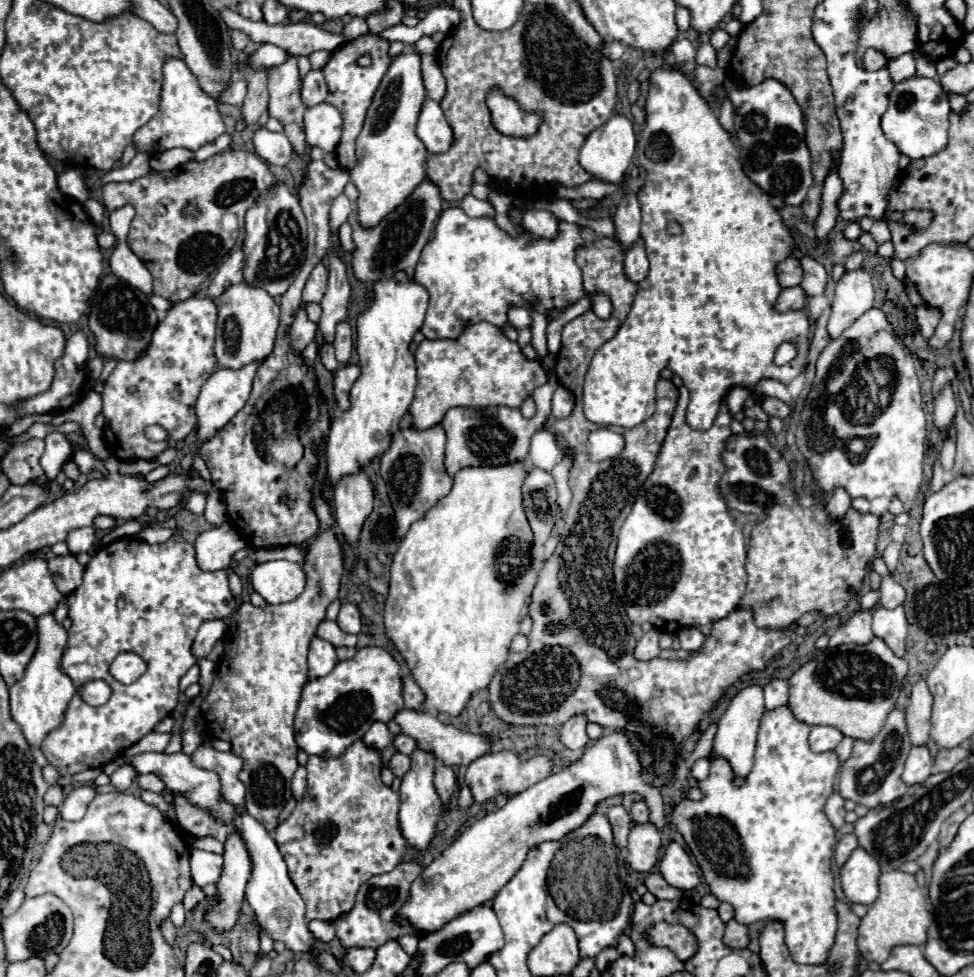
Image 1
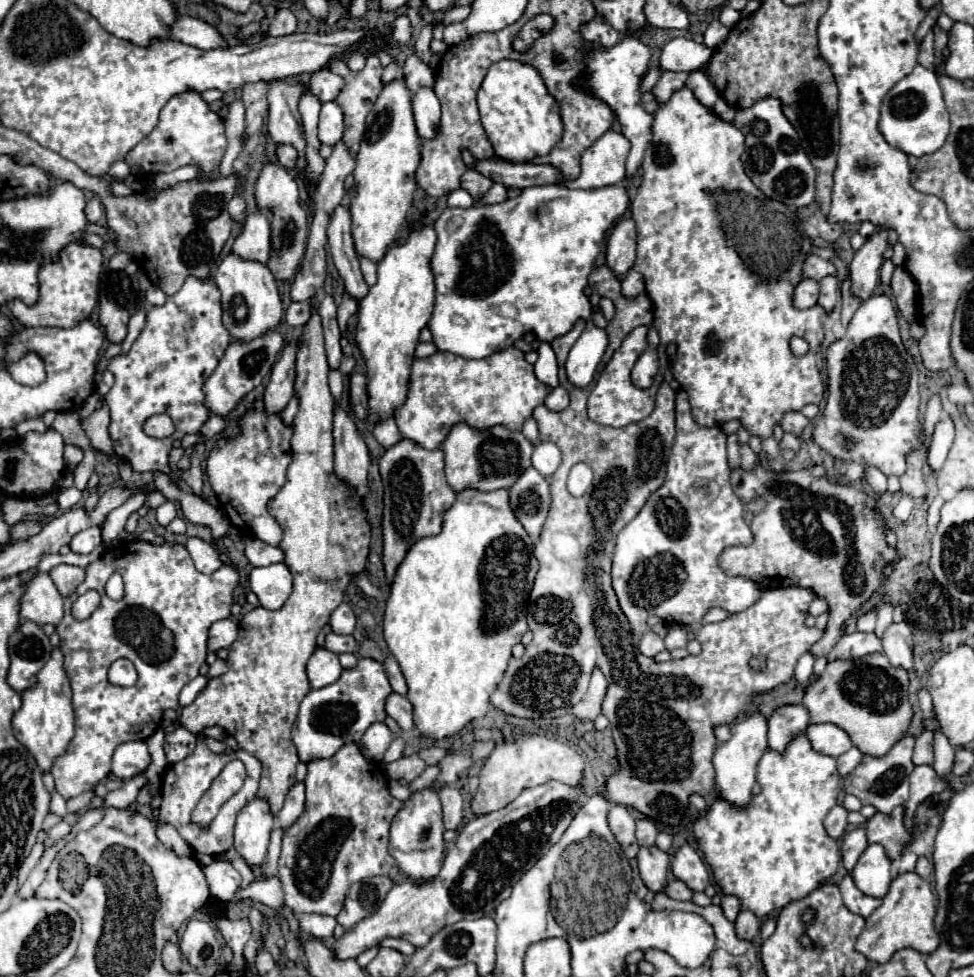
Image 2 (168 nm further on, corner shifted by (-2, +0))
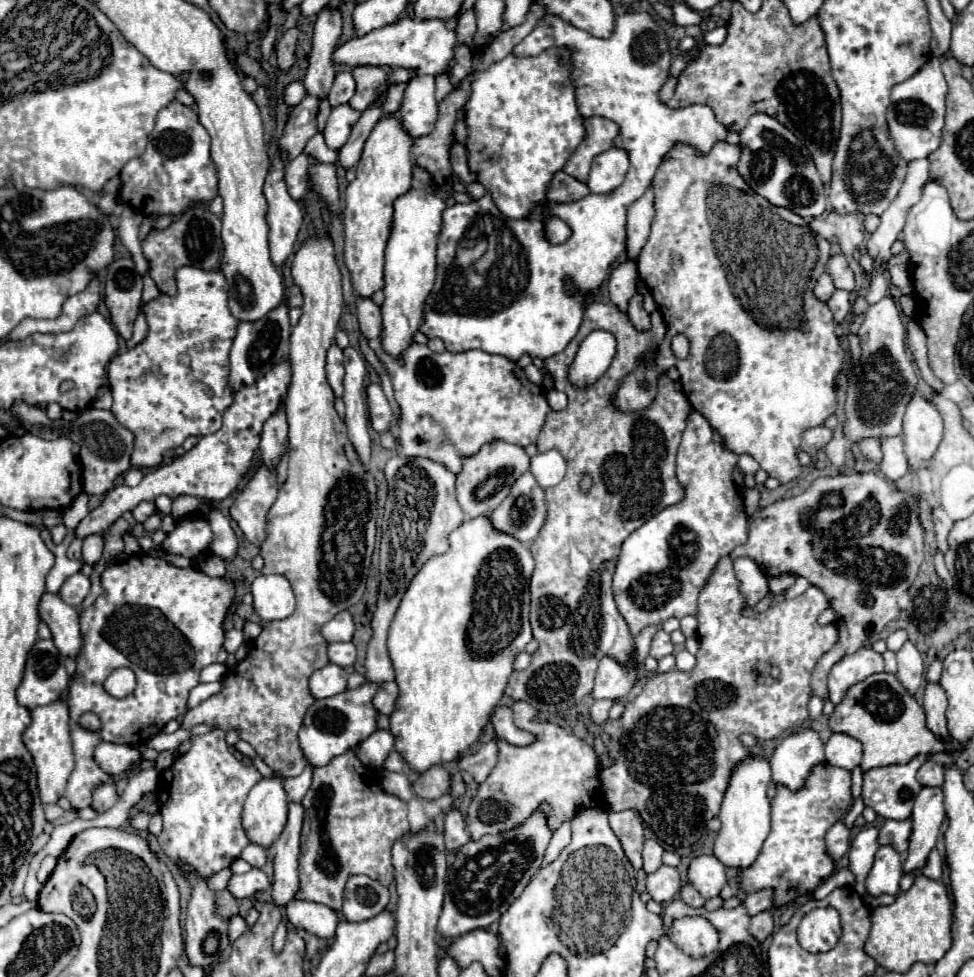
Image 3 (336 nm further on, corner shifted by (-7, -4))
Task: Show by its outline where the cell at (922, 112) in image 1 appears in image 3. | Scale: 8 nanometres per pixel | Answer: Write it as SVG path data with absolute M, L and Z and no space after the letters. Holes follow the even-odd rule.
M931 57L915 77L899 83L891 91L891 105L887 109L887 123L891 131L891 139L895 149L905 161L925 159L943 143L943 125L945 125L945 97L947 97L947 81L939 67L941 59Z

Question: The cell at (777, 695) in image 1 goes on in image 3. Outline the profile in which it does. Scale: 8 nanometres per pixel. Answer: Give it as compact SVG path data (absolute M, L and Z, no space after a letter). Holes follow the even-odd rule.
M811 727L799 729L775 747L769 761L773 781L797 791L805 783L811 767L819 761L823 761L823 741L819 733Z

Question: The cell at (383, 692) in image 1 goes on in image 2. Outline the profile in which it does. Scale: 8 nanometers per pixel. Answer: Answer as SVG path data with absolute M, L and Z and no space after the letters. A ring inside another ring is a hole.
M360 659L358 665L350 671L342 671L340 679L332 685L326 685L322 689L312 689L300 703L300 711L296 717L296 723L292 727L292 741L298 749L298 757L300 761L308 763L312 759L328 759L332 757L342 745L346 743L360 743L364 731L378 721L386 719L386 711L384 711L384 701L386 697L392 693L390 683L386 681L386 673L384 673L384 665L374 661L374 659Z

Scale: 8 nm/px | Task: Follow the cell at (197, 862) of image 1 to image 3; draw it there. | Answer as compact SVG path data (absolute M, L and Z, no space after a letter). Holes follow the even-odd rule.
M251 869L245 875L231 875L227 889L235 899L243 899L243 897L253 897L257 891L263 891L267 885L269 885L267 875L261 869Z

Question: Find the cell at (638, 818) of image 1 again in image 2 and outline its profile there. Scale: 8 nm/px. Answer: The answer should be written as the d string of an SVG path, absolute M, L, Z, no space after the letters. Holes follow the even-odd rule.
M640 819L638 823L636 823L636 839L638 839L638 843L642 845L642 847L650 847L650 845L654 845L654 841L656 841L656 827L654 827L654 823L650 821L650 819Z

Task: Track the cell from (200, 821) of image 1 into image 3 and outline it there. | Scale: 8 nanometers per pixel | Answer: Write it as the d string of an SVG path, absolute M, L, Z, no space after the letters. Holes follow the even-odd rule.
M213 729L205 735L191 737L191 749L185 755L179 755L173 765L161 771L157 781L157 799L159 799L159 813L163 817L163 831L157 837L163 853L171 857L175 863L189 861L203 877L217 873L231 865L233 859L249 845L245 831L241 827L241 811L247 793L263 779L255 765L245 765L243 761L235 759L233 753L227 749L225 731Z

